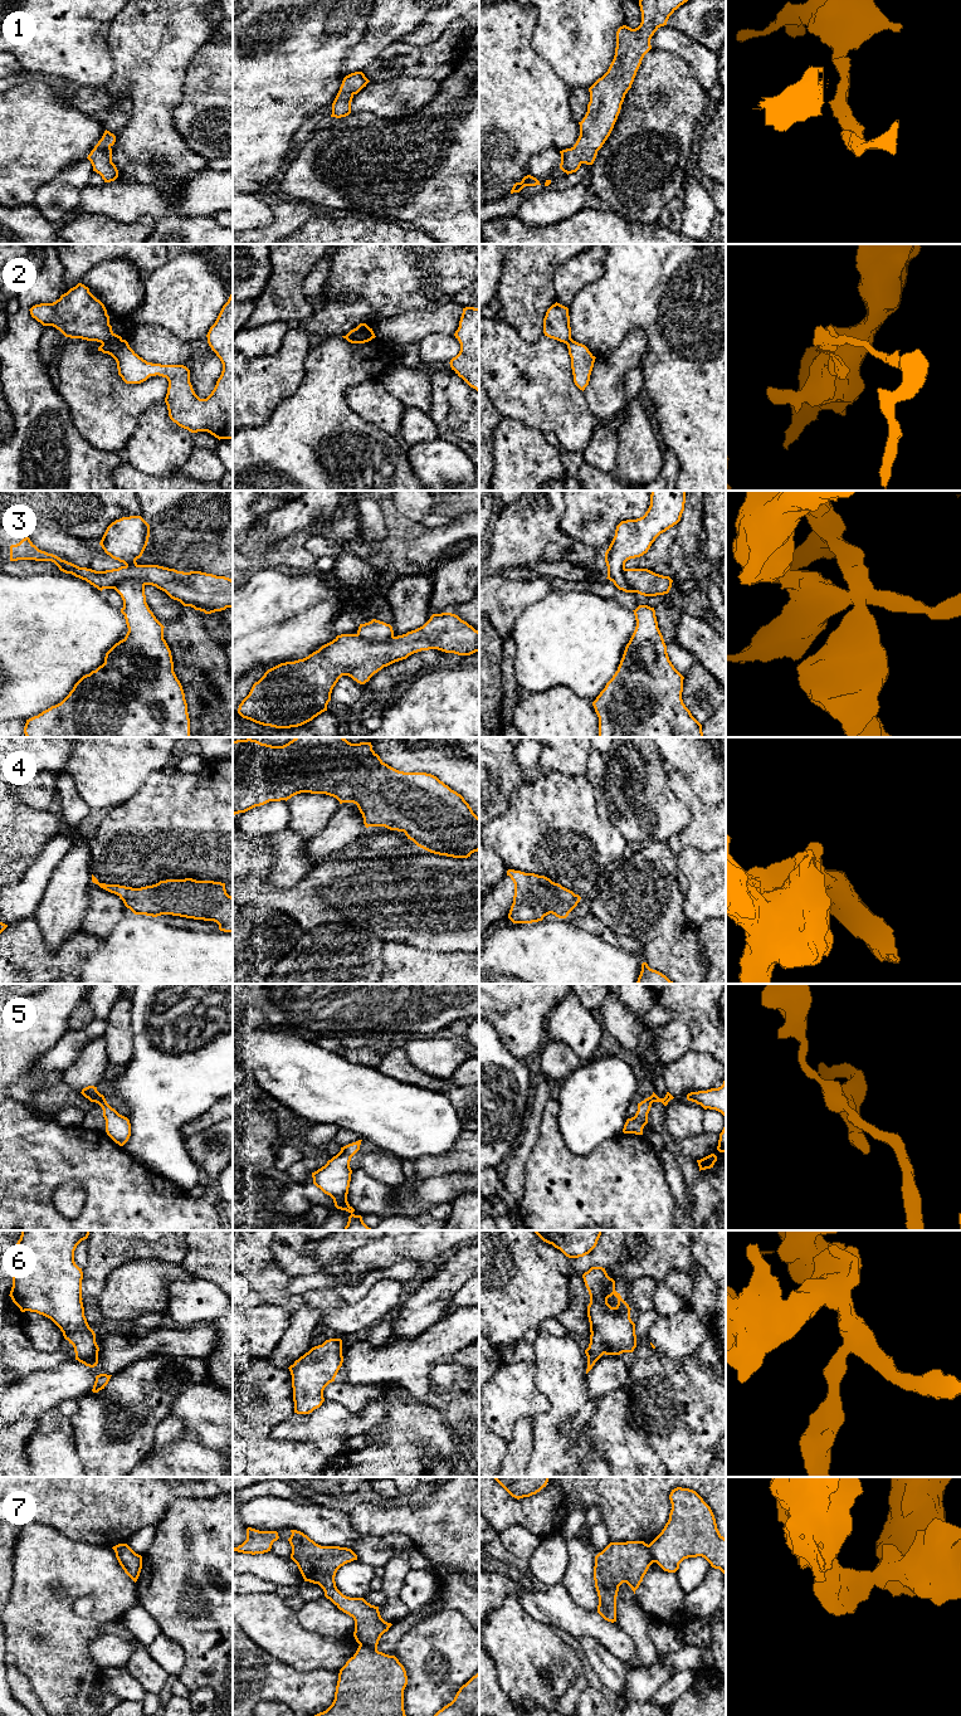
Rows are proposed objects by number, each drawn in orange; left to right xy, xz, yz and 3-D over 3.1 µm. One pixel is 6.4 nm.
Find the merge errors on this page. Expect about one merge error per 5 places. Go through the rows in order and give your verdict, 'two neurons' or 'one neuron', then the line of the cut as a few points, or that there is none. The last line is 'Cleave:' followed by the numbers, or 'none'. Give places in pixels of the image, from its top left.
1: one neuron; no cut
2: two neurons; cut in xz along (370, 328), (364, 332), (346, 335)
3: two neurons; cut in xz along (356, 634), (369, 640), (388, 640), (393, 637)
4: one neuron; no cut
5: one neuron; no cut
6: one neuron; no cut
7: two neurons; cut in xz along (360, 1644), (376, 1649)
Cleave: 2, 3, 7

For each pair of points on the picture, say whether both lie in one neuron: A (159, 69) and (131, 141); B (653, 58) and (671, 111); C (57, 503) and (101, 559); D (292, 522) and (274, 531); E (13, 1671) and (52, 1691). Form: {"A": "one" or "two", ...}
{"A": "one", "B": "one", "C": "two", "D": "one", "E": "two"}

